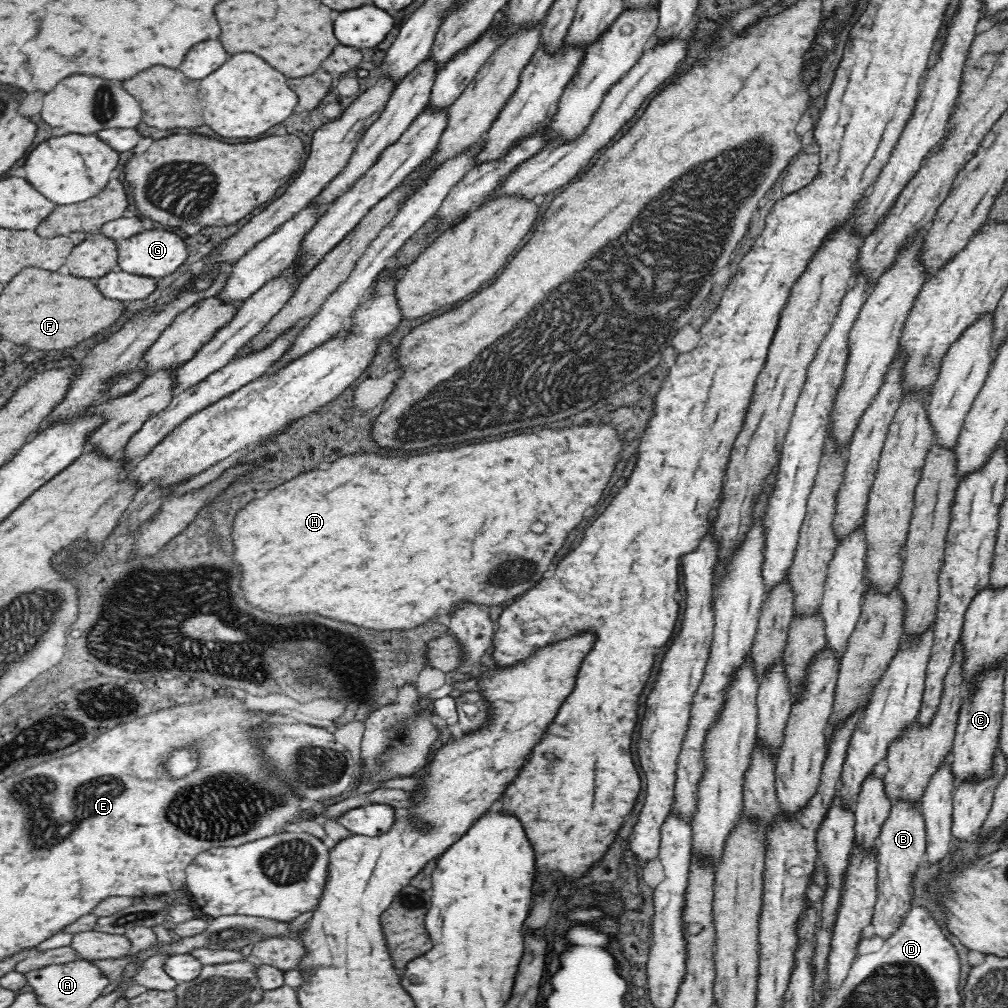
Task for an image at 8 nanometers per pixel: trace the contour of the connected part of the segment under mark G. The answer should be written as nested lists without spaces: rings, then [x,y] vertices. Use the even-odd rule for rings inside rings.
[[[152,228],[144,230],[128,240],[116,242],[118,269],[136,276],[159,279],[178,270],[188,256],[186,243],[170,230]]]

